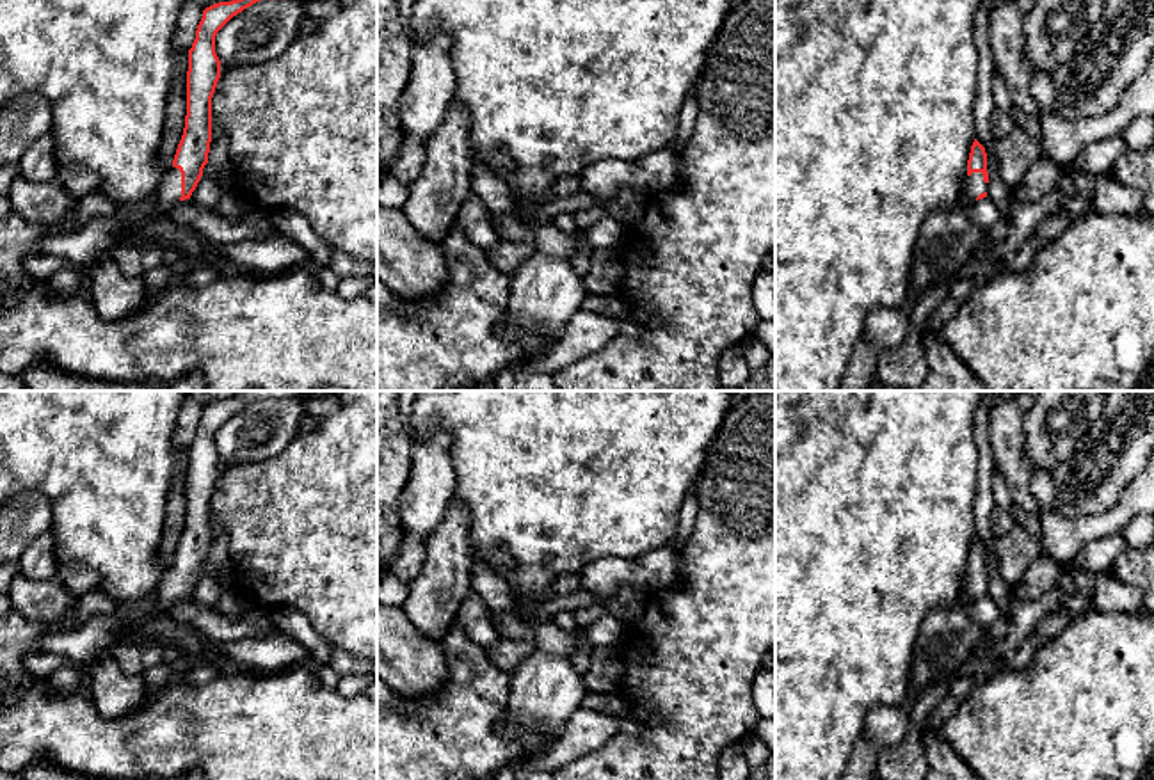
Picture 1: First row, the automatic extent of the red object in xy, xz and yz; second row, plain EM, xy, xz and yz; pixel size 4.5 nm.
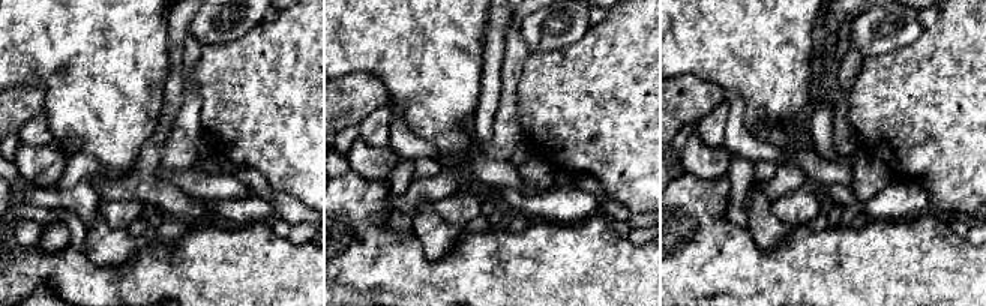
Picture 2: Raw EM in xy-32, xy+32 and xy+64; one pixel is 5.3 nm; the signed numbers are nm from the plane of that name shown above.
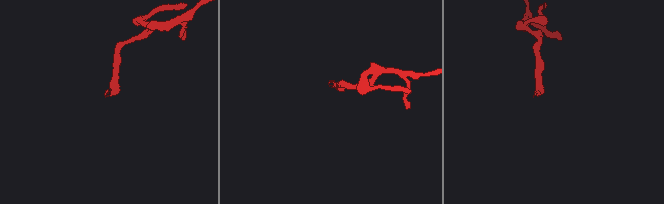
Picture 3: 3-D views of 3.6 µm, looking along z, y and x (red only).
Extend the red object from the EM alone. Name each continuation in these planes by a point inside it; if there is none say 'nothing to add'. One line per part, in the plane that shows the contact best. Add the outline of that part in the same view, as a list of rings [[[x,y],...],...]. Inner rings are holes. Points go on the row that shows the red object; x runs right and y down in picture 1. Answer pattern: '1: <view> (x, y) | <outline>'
1: xy (160, 228) | [[[169,169],[158,185],[155,194],[156,197],[156,213],[142,227],[126,227],[121,233],[121,243],[148,243],[156,242],[162,247],[178,247],[185,258],[194,259],[196,263],[213,263],[222,270],[228,270],[226,261],[213,258],[204,236],[196,229],[181,224],[174,224],[167,211],[181,197],[181,172],[180,169]]]

